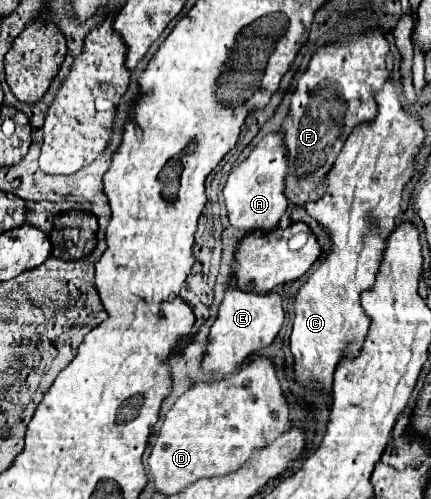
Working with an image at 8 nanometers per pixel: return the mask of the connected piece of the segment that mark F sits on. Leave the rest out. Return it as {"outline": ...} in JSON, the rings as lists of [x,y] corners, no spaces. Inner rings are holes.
{"outline":[[[382,30],[366,32],[350,42],[318,48],[308,70],[298,78],[290,100],[290,120],[284,128],[284,142],[288,150],[286,196],[290,204],[304,206],[326,194],[324,176],[330,172],[336,156],[342,150],[350,132],[376,118],[374,94],[388,80],[388,42]]]}

